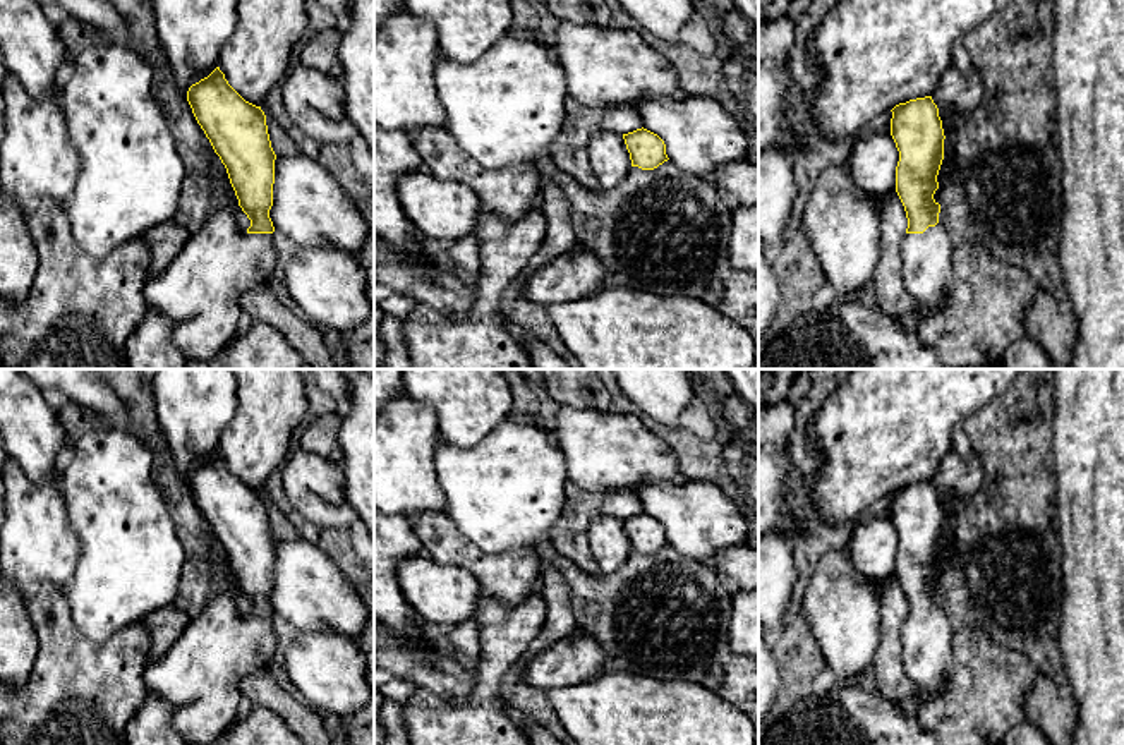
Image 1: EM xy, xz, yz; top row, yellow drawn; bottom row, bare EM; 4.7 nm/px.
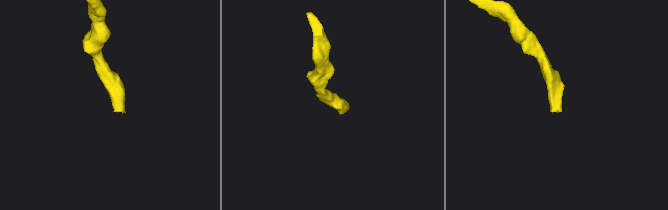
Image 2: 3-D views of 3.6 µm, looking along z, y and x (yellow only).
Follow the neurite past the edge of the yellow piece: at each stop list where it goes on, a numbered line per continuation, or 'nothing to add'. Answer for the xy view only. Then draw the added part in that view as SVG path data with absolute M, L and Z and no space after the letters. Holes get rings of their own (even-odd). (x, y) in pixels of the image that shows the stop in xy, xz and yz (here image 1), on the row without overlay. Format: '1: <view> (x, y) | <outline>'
1: xy (194, 405) | M156 369L151 388L161 431L182 481L218 451L223 427L237 410L237 379L232 369Z

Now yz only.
1: yz (951, 517) | M942 508L944 513L944 544L937 560L937 566L939 566L939 573L934 578L935 587L942 587L944 578L946 578L946 572L949 568L952 553L954 553L954 544L956 544L956 524L959 518L959 513L951 512L947 508Z

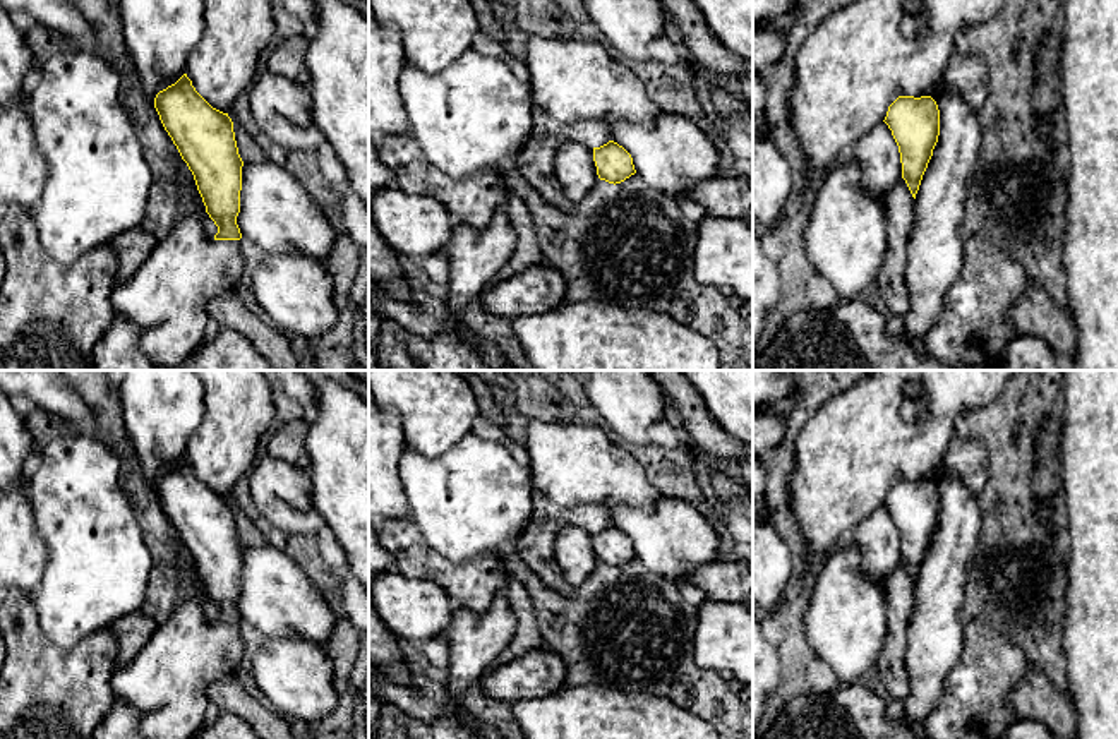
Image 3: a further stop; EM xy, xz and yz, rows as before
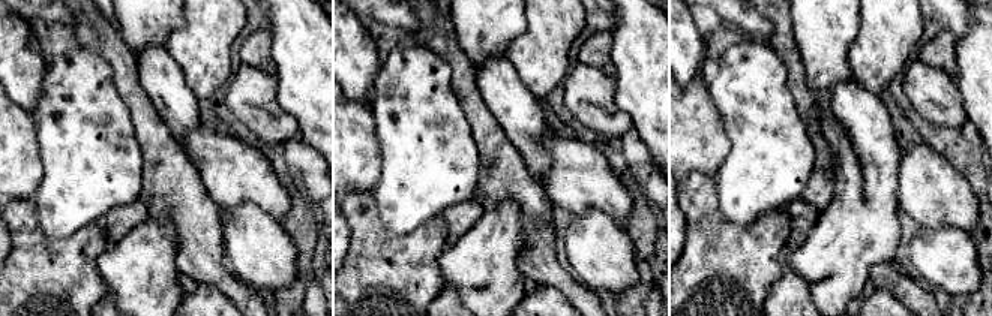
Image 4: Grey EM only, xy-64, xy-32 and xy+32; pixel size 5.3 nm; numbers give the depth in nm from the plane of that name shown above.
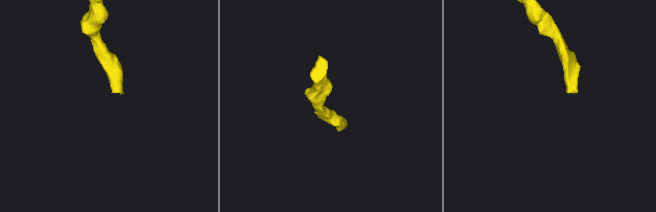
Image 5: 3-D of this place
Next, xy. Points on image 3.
1: xy (162, 408) | M125 370L118 386L129 437L149 487L185 458L190 434L204 417L204 386L194 370Z

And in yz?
1: yz (935, 633) | M945 461L935 470L933 484L940 494L940 520L914 583L914 605L905 631L909 694L904 700L905 715L902 722L912 729L924 722L926 715L938 705L947 676L962 660L965 578L983 523L979 497L955 473L947 470Z

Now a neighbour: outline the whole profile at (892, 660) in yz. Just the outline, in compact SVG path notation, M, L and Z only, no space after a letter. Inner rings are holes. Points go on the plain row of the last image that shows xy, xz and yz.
M902 561L885 578L883 586L888 610L888 631L878 662L878 674L888 698L904 701L909 694L905 631L914 605L914 581Z

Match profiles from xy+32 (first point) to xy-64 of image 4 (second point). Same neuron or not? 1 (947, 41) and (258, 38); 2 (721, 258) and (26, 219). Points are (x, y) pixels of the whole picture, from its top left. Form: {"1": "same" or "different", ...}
{"1": "same", "2": "same"}

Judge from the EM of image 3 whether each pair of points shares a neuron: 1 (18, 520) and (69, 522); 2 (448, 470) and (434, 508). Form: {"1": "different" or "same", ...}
{"1": "different", "2": "same"}

